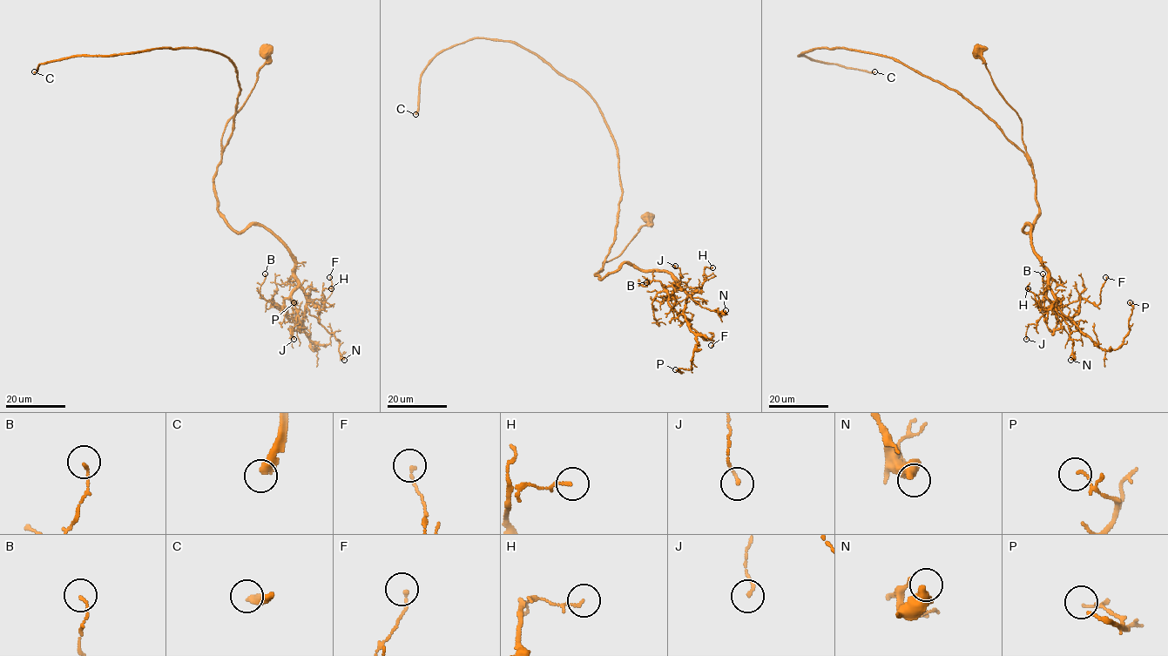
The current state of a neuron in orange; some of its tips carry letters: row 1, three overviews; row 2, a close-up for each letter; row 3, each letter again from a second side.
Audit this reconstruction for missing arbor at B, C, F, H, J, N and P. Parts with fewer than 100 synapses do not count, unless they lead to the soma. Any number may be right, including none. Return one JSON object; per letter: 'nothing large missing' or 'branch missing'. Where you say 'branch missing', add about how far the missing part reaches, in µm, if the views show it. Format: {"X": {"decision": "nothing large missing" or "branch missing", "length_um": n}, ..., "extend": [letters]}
{"B": {"decision": "nothing large missing"}, "C": {"decision": "branch missing", "length_um": 120}, "F": {"decision": "nothing large missing"}, "H": {"decision": "nothing large missing"}, "J": {"decision": "nothing large missing"}, "N": {"decision": "nothing large missing"}, "P": {"decision": "nothing large missing"}, "extend": ["C"]}

